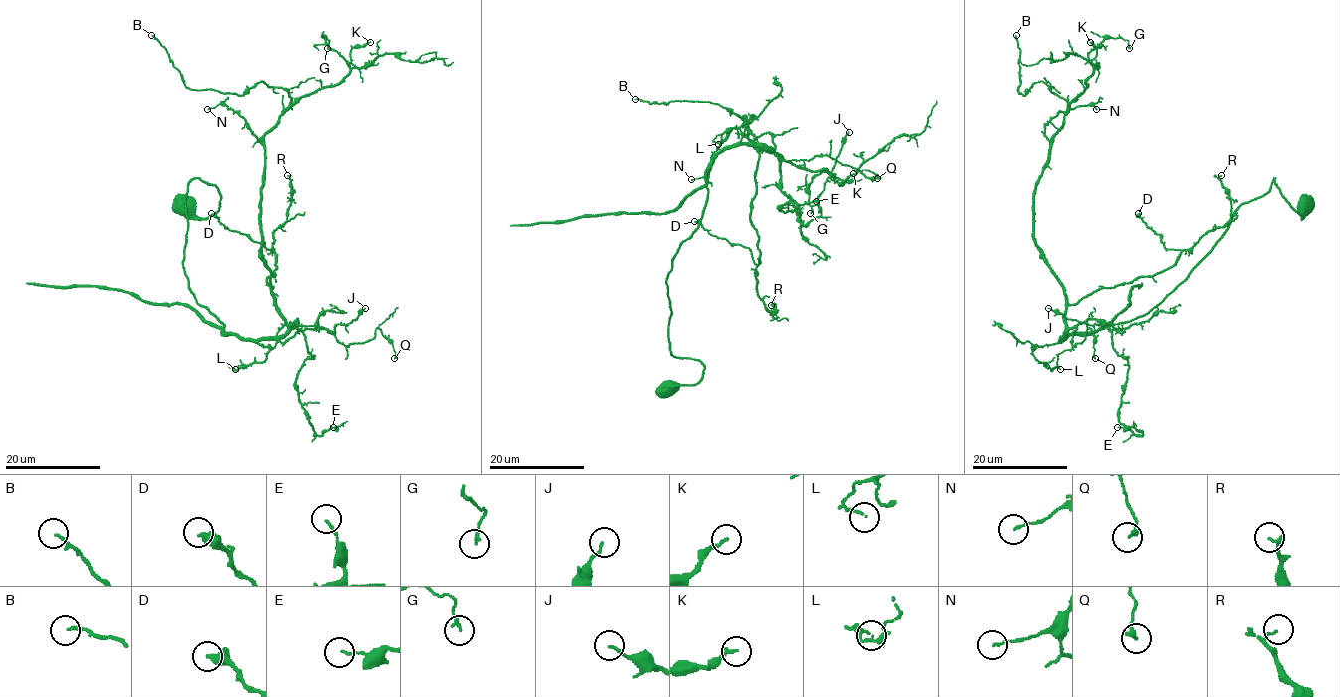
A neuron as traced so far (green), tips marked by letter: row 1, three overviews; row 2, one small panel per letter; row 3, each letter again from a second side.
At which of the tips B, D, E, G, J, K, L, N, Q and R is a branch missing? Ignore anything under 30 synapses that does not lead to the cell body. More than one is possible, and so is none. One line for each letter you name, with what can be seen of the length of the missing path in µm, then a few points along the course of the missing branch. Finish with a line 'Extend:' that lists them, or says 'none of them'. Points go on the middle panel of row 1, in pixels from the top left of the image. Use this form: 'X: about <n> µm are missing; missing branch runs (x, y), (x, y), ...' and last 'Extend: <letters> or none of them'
Extend: none of them

